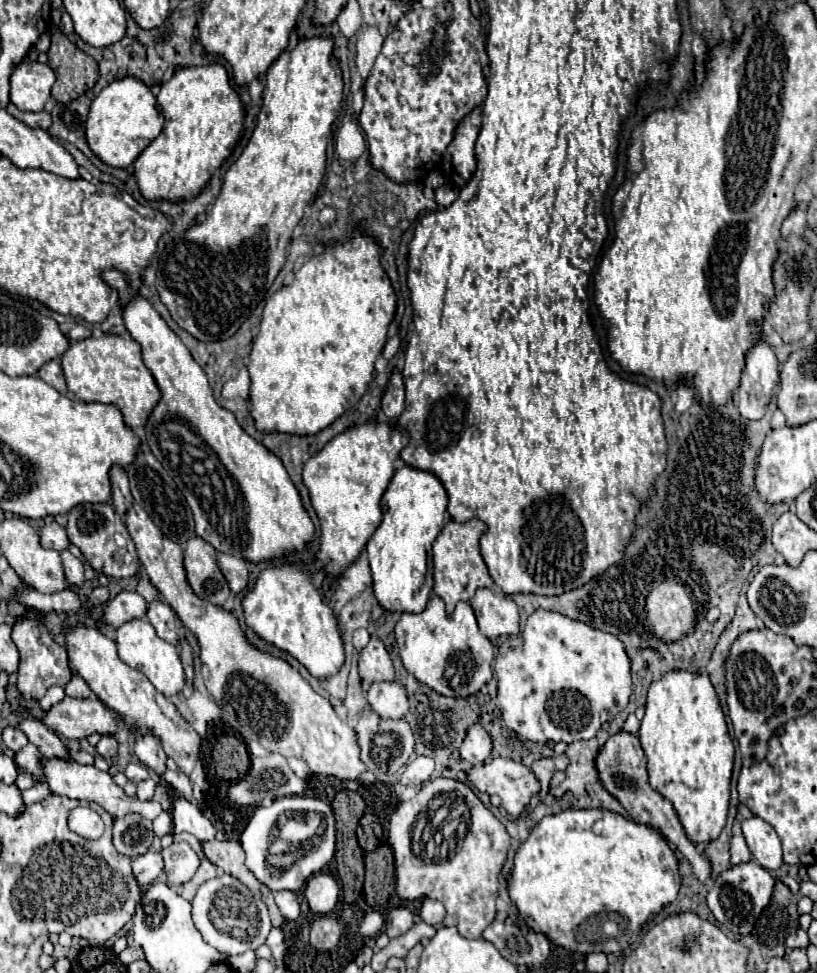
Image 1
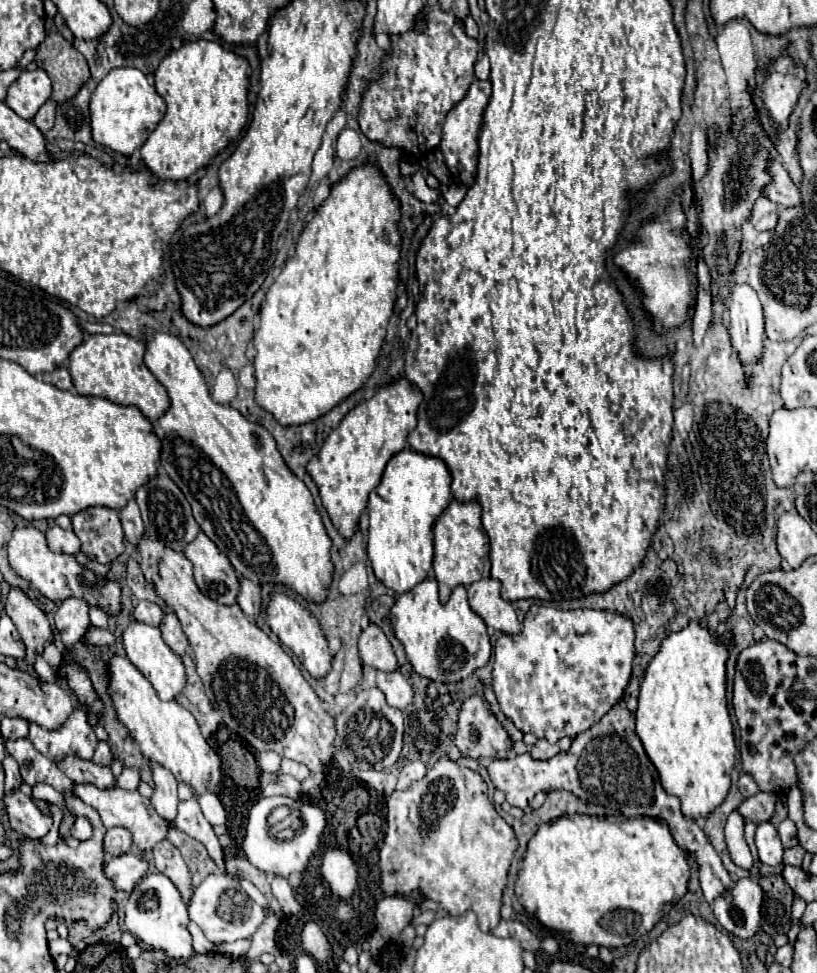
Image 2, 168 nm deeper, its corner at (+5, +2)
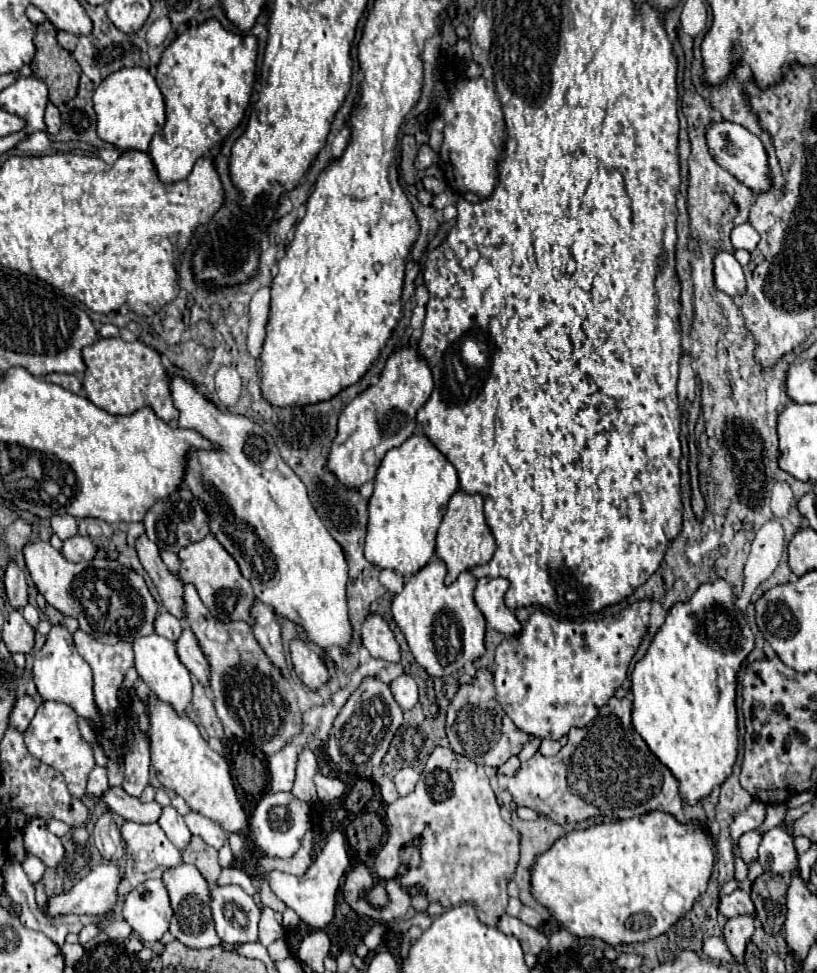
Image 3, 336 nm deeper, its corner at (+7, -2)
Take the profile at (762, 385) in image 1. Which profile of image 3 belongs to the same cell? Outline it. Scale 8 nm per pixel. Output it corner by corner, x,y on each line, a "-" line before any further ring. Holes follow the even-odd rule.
719,252
715,256
715,286
731,298
741,298
745,294
745,276
729,252

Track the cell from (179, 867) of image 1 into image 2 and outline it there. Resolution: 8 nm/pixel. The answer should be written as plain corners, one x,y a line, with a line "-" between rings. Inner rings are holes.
163,840
155,846
153,850
153,858
155,858
155,866
161,874
165,874
181,892
185,904
189,904
191,896
193,896
193,886
191,886
191,872
187,868
187,864
183,862
179,850
169,842

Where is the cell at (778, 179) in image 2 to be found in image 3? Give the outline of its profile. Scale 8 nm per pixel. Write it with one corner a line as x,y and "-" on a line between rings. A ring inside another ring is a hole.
715,122
707,130
707,144
709,144
709,150
711,150
713,158
723,168
727,168
739,182
743,182
747,188
751,188
755,194
767,192
773,186
771,174
769,174
767,152
763,148
761,140
757,136
753,136
749,130
745,130
743,126
733,124
733,122

